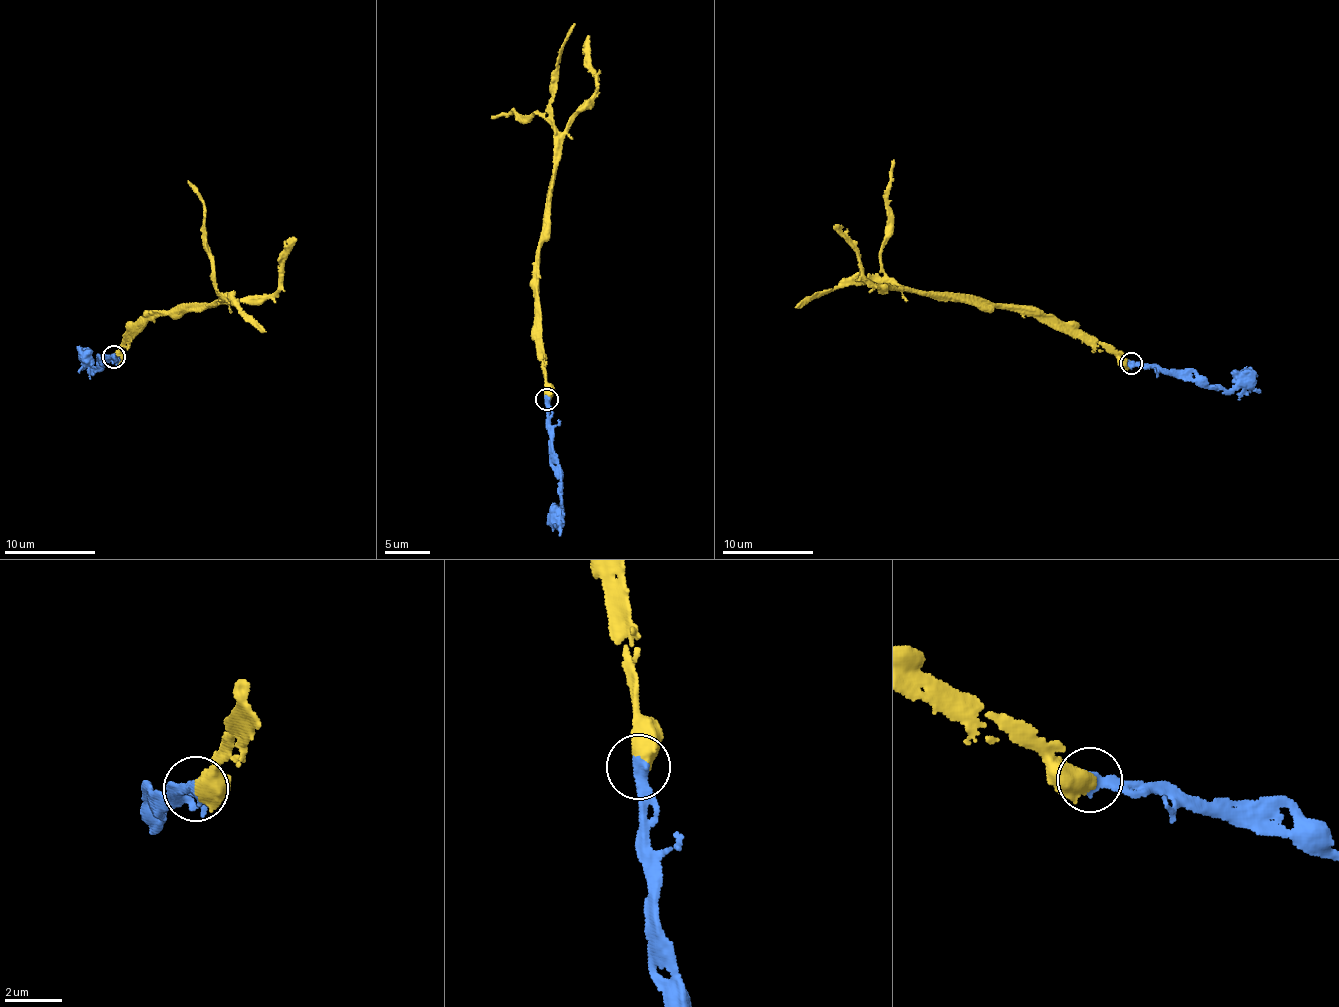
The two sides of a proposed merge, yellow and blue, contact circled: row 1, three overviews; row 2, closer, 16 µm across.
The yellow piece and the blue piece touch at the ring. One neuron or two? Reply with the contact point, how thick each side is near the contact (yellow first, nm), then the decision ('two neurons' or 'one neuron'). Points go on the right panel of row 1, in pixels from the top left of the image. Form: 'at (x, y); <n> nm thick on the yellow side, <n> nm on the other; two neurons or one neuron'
at (1131, 363); 650 nm thick on the yellow side, 400 nm on the other; one neuron

